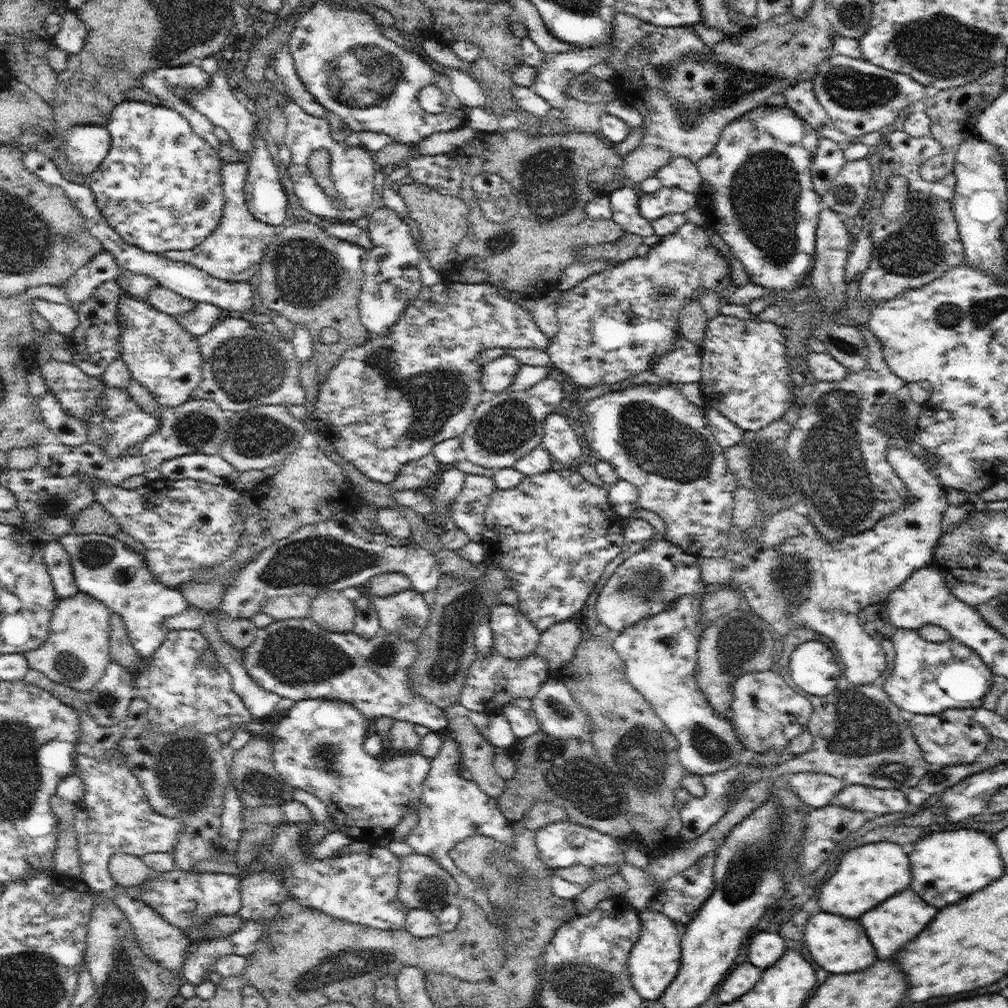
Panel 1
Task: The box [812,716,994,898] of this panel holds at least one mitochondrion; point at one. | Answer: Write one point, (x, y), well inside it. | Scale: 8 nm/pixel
(939, 778)

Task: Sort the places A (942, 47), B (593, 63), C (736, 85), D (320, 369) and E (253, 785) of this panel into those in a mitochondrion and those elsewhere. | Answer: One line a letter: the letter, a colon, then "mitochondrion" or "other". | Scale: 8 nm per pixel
A: mitochondrion
B: other
C: mitochondrion
D: other
E: mitochondrion

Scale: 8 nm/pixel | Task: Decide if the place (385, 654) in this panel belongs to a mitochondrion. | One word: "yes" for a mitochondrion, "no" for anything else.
yes

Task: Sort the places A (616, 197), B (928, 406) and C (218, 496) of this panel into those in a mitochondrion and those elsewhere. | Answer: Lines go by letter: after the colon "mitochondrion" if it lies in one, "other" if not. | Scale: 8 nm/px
A: other
B: other
C: other

